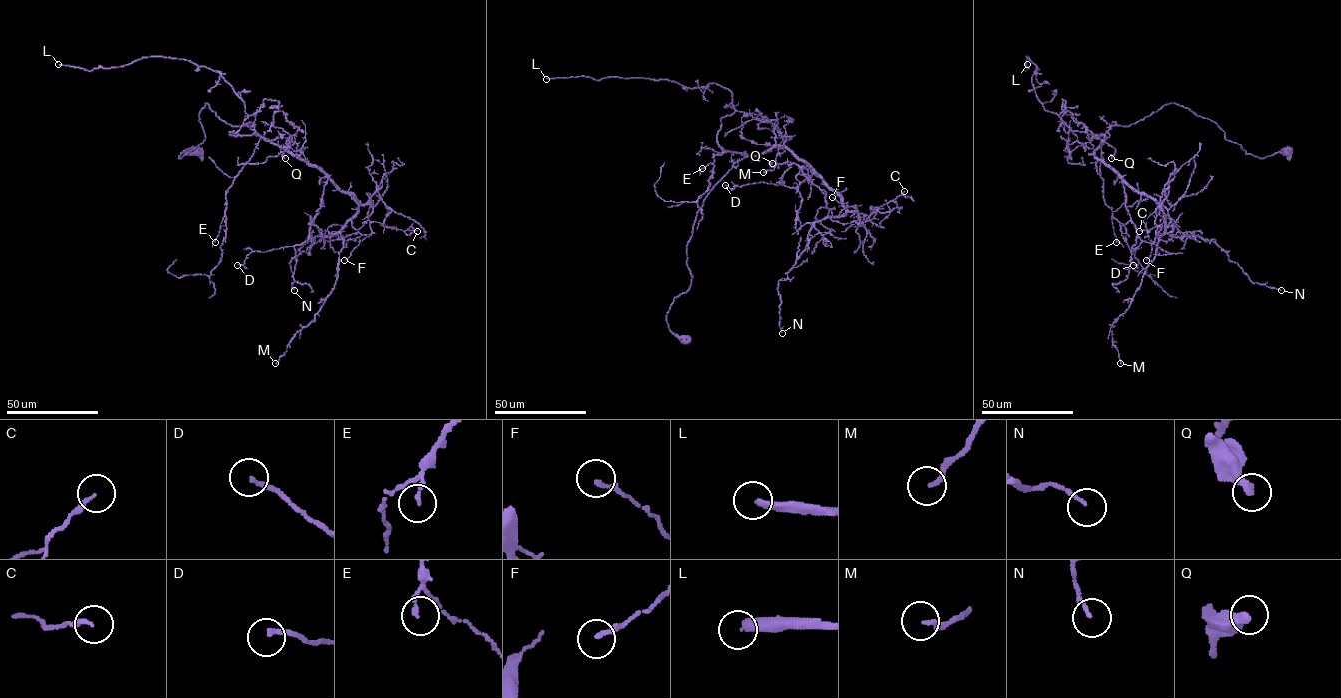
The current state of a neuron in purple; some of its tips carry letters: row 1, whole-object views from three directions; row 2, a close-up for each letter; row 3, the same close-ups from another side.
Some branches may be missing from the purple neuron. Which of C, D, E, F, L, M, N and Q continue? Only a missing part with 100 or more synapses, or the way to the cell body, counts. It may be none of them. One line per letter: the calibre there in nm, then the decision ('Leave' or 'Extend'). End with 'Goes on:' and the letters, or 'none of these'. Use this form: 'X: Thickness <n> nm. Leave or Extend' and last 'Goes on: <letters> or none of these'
C: Thickness 170 nm. Leave
D: Thickness 190 nm. Leave
E: Thickness 130 nm. Leave
F: Thickness 170 nm. Leave
L: Thickness 320 nm. Extend
M: Thickness 170 nm. Leave
N: Thickness 120 nm. Leave
Q: Thickness 380 nm. Leave
Goes on: L

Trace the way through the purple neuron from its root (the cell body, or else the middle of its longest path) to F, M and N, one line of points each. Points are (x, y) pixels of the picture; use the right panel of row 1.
F: (1288, 151), (1246, 154), (1173, 103), (1112, 125), (1095, 155), (1162, 205), (1174, 229), (1146, 260)
M: (1288, 151), (1246, 154), (1173, 103), (1106, 132), (1095, 155), (1164, 219), (1110, 327), (1120, 363)
N: (1288, 151), (1246, 154), (1173, 103), (1112, 125), (1095, 150), (1170, 236), (1213, 241), (1281, 290)

